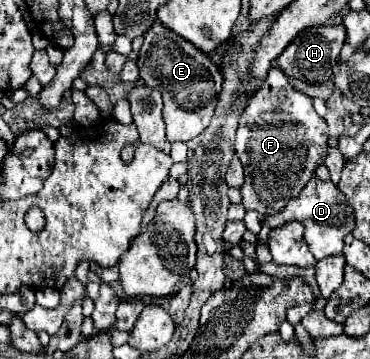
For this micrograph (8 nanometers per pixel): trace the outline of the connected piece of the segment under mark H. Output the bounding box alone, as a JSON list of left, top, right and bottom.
[277,25,345,83]

